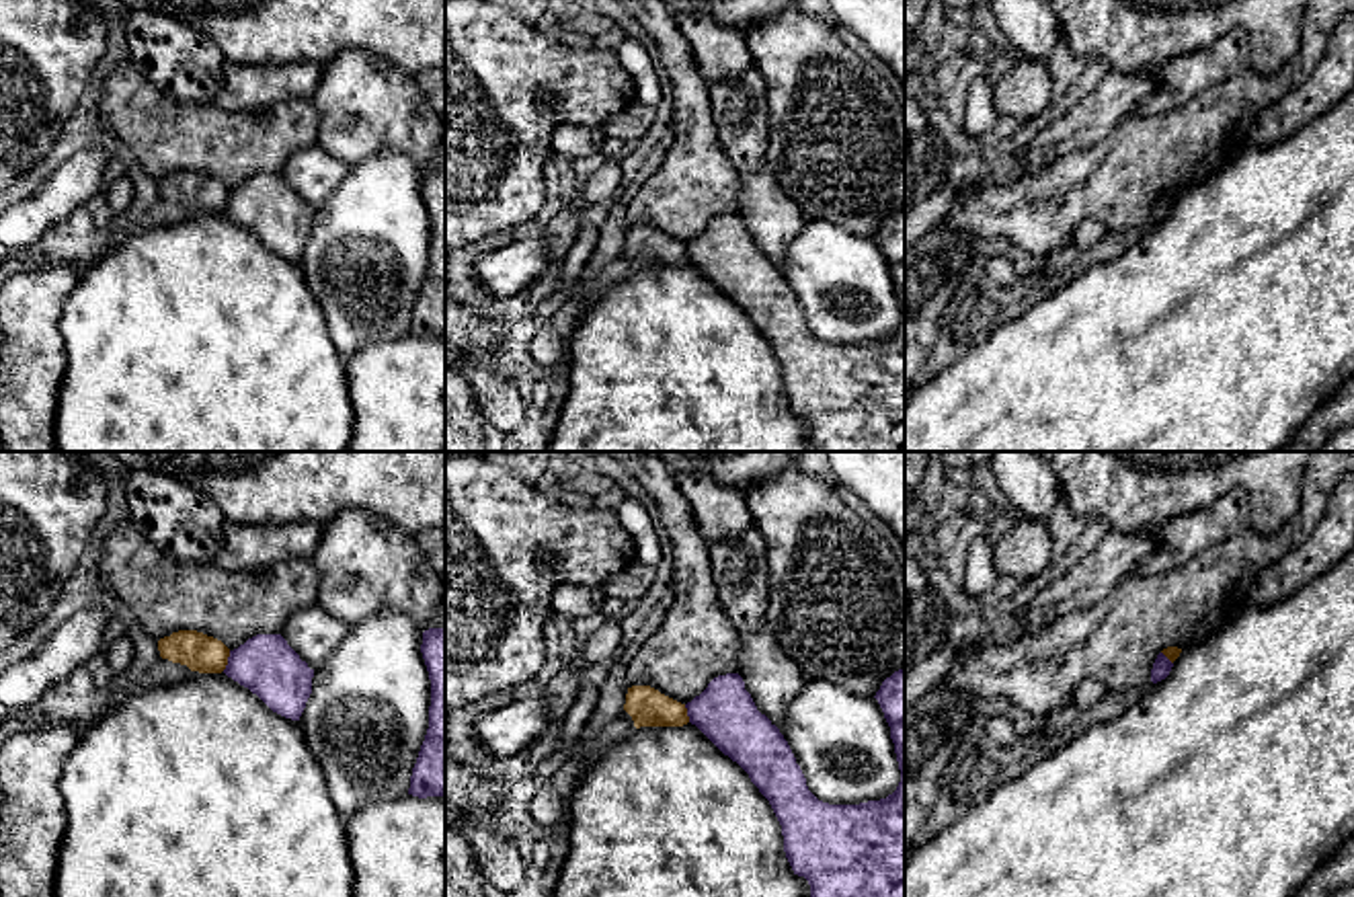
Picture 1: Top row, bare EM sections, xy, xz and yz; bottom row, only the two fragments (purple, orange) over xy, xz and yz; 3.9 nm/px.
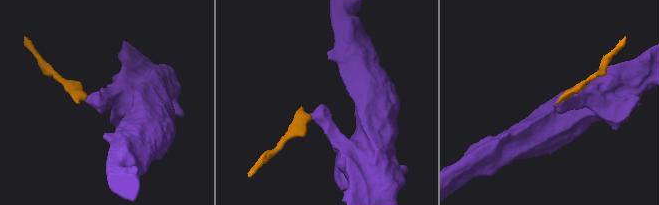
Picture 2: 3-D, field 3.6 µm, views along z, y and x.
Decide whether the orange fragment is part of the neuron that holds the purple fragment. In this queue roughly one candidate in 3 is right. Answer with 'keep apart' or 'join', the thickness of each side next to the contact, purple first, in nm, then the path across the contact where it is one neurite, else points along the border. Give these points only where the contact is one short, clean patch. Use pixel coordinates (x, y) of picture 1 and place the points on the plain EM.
keep apart; calibres 240 and 150 nm; border xy (230, 191), (228, 204), (222, 210)

